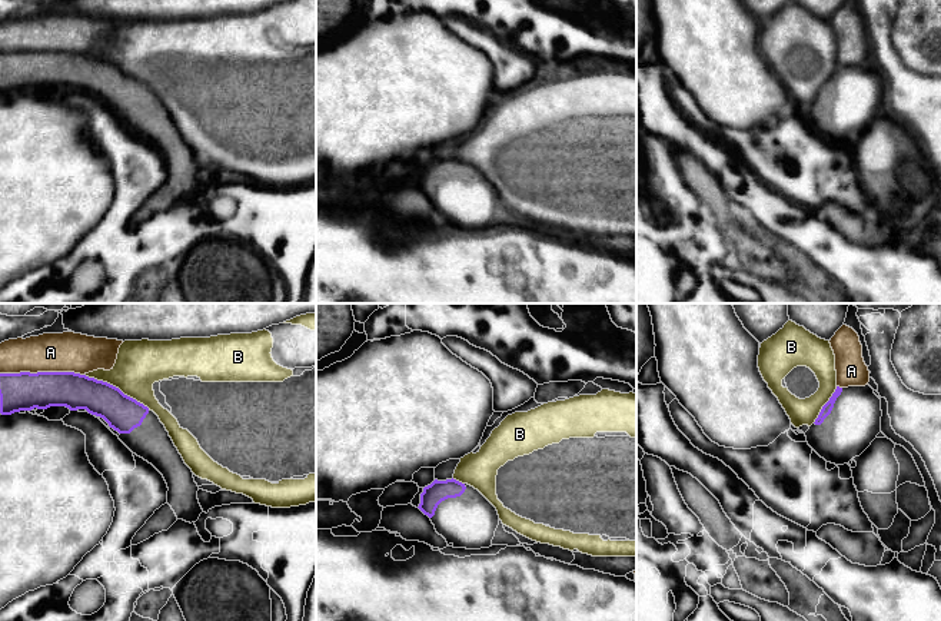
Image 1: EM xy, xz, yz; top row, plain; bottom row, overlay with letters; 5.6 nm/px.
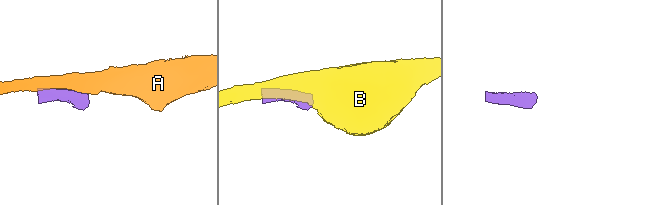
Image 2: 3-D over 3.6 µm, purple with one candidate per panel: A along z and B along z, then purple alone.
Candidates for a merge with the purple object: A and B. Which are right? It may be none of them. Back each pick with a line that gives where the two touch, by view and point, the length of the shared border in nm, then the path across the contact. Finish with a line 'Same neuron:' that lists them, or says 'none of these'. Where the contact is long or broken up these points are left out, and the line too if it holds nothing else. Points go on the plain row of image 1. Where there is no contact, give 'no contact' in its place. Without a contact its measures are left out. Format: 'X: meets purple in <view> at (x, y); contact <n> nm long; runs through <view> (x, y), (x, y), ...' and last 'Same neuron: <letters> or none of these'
Same neuron: none of these

